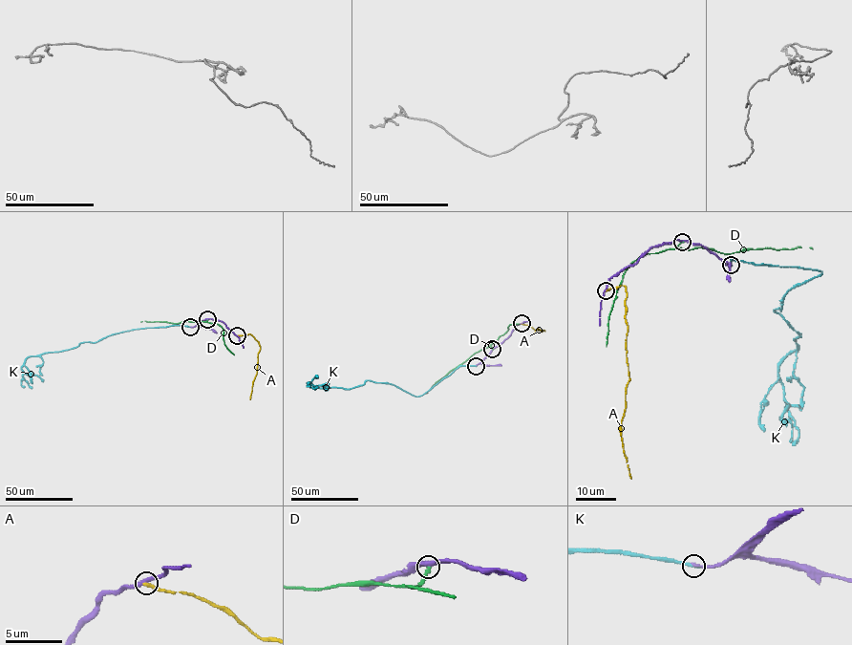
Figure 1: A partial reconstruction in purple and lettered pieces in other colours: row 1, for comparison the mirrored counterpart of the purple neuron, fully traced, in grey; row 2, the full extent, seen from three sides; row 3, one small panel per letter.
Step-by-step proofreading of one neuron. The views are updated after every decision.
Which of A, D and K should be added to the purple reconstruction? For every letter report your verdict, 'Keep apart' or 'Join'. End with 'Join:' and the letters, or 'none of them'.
A: Keep apart
D: Keep apart
K: Keep apart
Join: none of them

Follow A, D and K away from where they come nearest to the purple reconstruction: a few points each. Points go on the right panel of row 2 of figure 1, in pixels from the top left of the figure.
A: (606, 291), (625, 287), (629, 381), (621, 436), (631, 479)
D: (682, 242), (673, 249), (707, 247), (727, 253), (764, 248), (812, 248)
K: (731, 264), (821, 272), (775, 311), (799, 334), (779, 366), (786, 426)

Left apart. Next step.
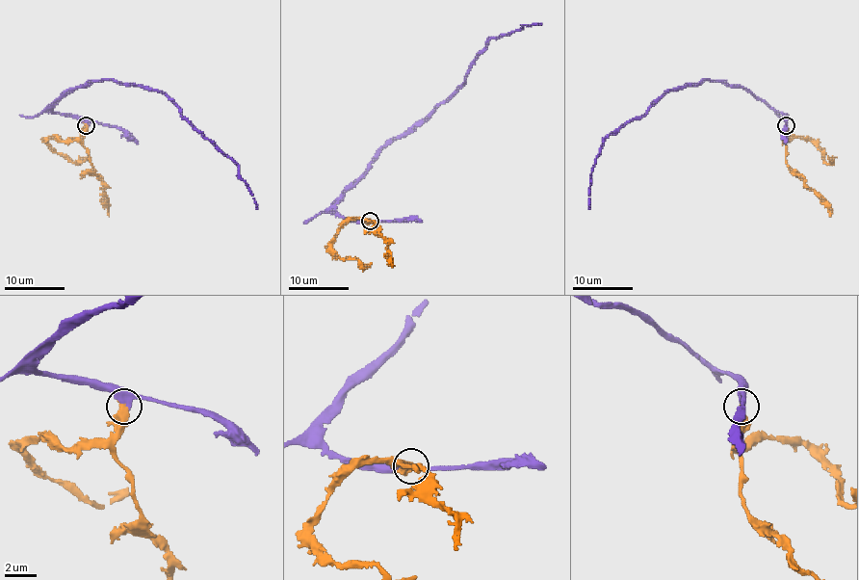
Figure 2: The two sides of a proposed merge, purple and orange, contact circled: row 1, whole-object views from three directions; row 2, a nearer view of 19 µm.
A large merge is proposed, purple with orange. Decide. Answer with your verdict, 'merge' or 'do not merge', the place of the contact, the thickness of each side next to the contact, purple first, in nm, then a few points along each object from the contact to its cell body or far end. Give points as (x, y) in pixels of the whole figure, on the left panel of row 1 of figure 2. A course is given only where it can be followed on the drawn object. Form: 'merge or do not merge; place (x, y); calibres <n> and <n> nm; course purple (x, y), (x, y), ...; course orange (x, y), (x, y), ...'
merge; place (86, 125); calibres 400 and 480 nm; course purple (86, 125), (51, 107), (75, 88), (104, 80), (156, 89), (238, 167), (257, 209); course orange (86, 125), (86, 130), (78, 138), (65, 141), (51, 138), (48, 144), (77, 163), (88, 156)

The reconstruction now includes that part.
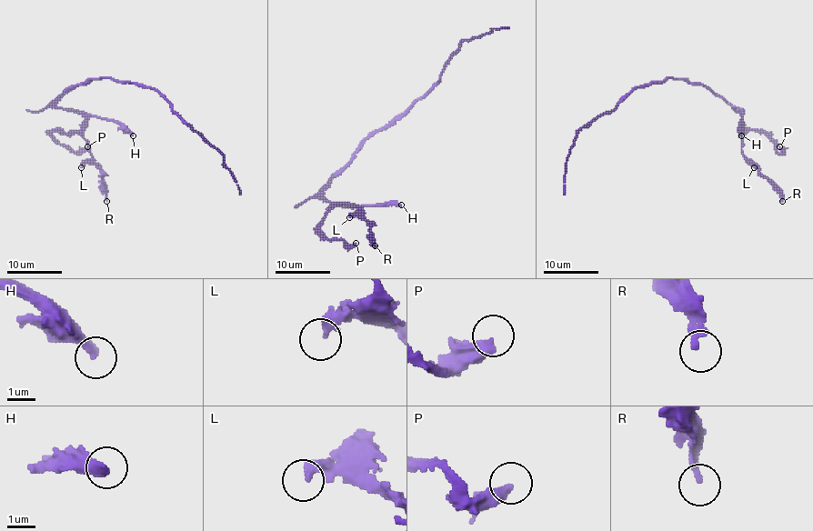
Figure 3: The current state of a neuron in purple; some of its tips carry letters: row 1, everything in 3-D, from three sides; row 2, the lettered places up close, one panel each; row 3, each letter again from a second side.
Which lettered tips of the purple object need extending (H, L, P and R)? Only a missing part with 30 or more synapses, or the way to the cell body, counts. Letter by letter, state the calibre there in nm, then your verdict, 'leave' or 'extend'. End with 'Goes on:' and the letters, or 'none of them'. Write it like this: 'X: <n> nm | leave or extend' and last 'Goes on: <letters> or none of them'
H: 360 nm | extend
L: 280 nm | leave
P: 420 nm | leave
R: 200 nm | leave
Goes on: H

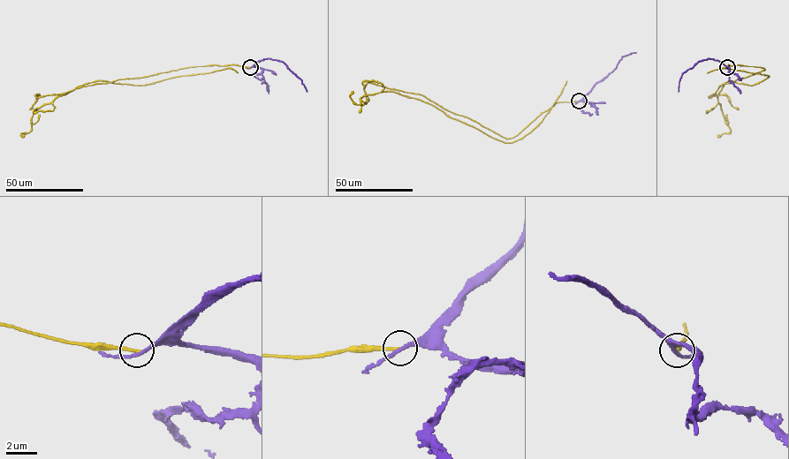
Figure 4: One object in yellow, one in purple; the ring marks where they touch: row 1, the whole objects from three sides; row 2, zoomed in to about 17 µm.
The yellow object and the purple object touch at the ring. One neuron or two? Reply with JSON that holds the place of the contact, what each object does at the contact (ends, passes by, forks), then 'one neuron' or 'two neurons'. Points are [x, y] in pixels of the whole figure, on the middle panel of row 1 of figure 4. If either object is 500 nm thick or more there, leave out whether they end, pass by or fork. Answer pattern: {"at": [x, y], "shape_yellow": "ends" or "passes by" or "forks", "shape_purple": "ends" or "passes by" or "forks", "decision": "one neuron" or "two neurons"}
{"at": [579, 101], "shape_yellow": "ends", "shape_purple": "passes by", "decision": "two neurons"}

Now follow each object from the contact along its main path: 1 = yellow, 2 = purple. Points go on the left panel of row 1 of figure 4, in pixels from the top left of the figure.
1: (250, 67), (234, 64), (188, 67), (95, 83), (62, 95), (97, 80), (141, 86), (231, 68), (238, 72)
2: (250, 67), (264, 59), (282, 61), (301, 80), (307, 92)

